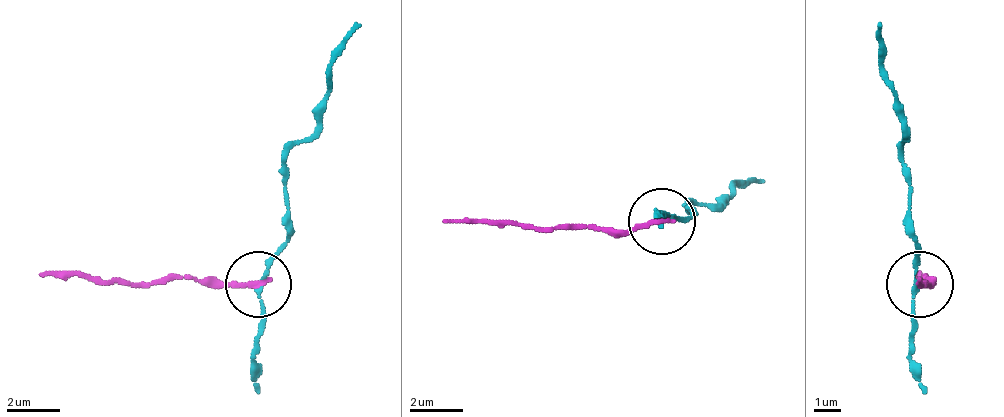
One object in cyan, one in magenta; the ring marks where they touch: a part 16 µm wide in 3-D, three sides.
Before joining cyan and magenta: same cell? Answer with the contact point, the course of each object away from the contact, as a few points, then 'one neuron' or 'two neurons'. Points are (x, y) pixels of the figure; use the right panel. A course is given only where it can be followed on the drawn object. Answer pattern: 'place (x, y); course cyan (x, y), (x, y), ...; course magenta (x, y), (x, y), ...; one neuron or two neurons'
place (919, 284); course cyan (918, 286), (911, 239), (904, 133), (884, 66), (878, 20); course magenta (918, 286), (931, 279), (918, 279); two neurons

